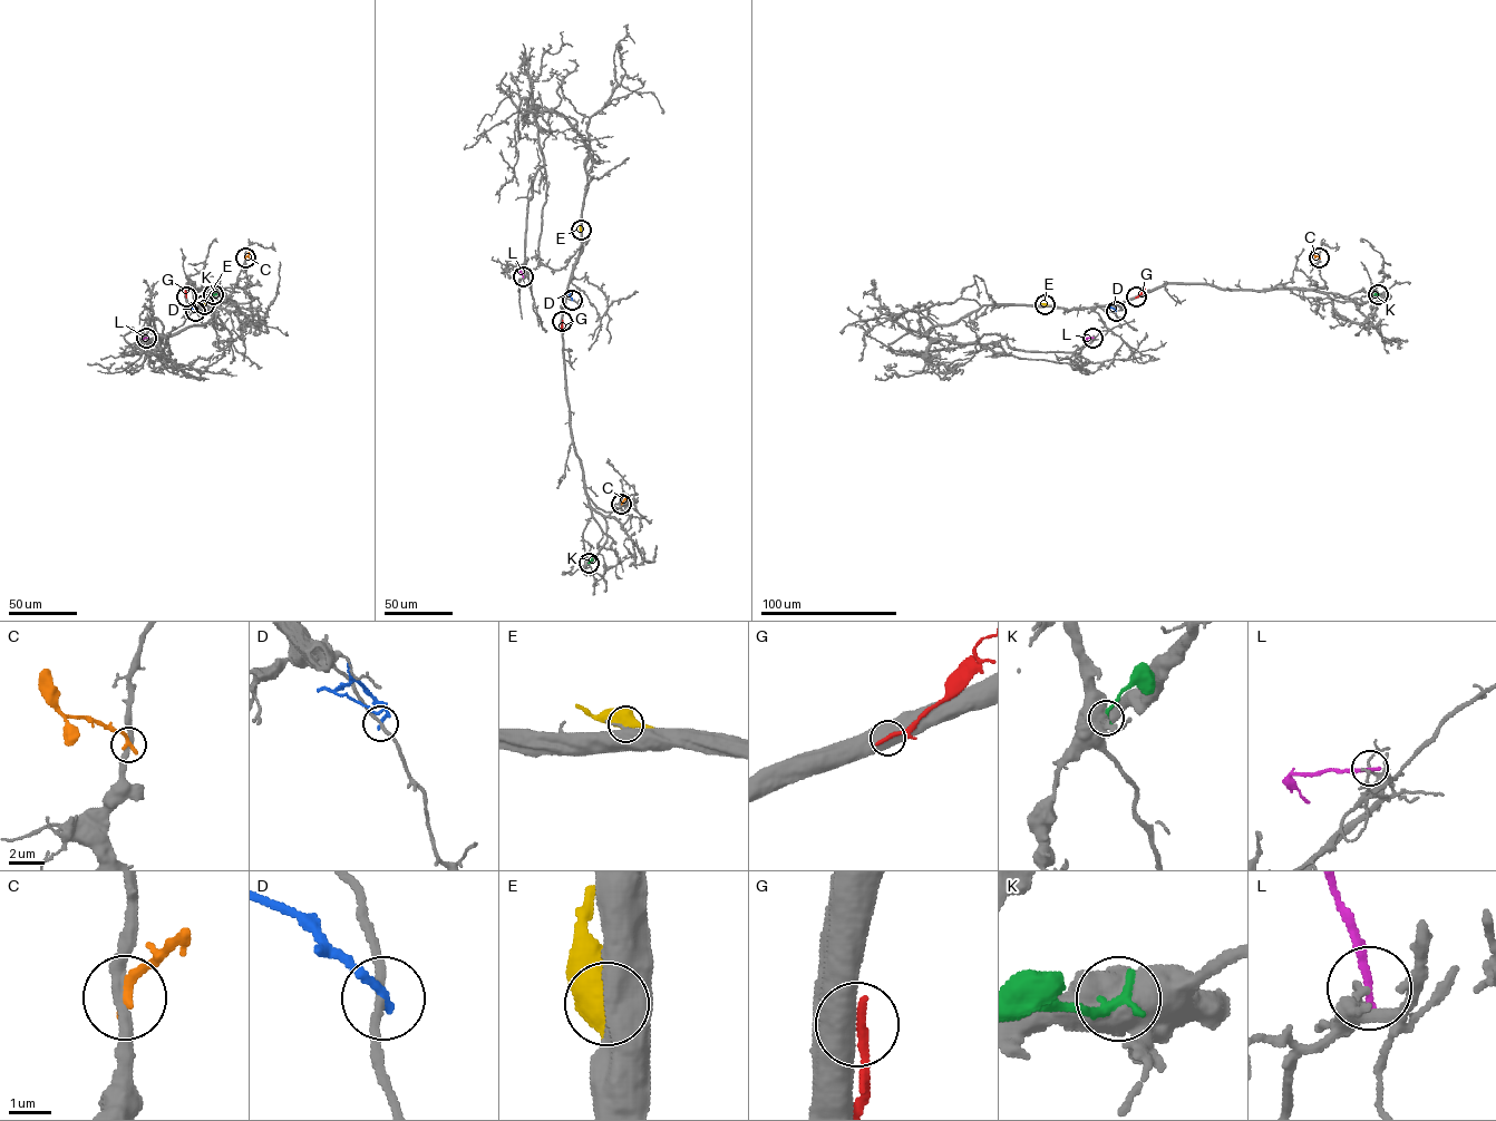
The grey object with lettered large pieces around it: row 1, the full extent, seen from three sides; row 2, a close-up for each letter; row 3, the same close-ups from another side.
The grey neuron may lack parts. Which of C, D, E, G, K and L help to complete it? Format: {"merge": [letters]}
{"merge": []}

